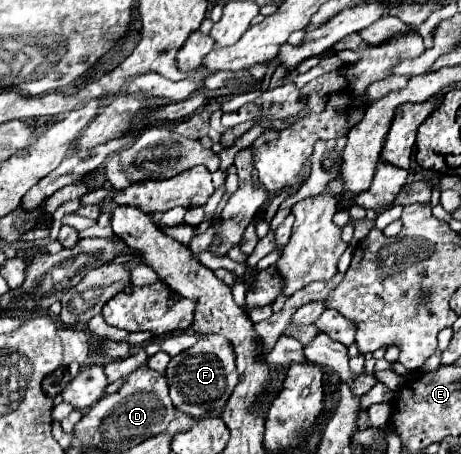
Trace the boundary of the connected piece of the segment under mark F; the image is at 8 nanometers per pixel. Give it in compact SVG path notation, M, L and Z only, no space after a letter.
M201 336L197 344L183 354L171 358L165 378L169 380L169 392L175 408L189 416L205 416L211 410L221 410L225 400L237 386L237 368L233 346L223 336Z

